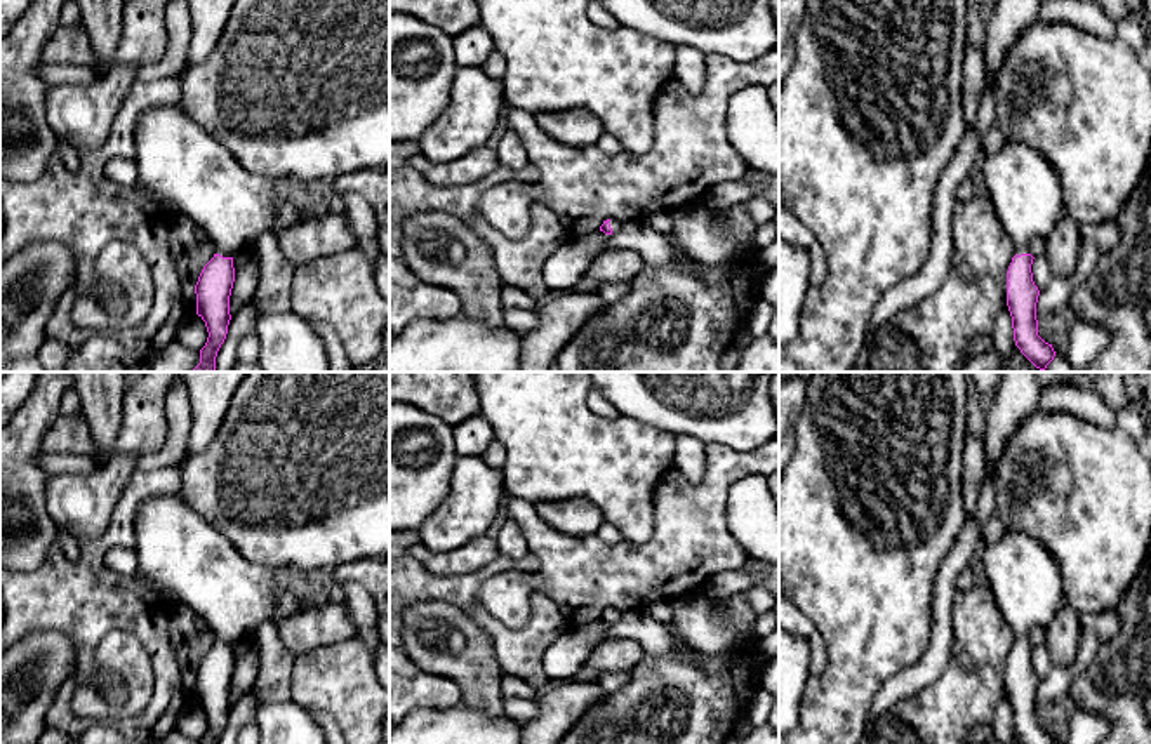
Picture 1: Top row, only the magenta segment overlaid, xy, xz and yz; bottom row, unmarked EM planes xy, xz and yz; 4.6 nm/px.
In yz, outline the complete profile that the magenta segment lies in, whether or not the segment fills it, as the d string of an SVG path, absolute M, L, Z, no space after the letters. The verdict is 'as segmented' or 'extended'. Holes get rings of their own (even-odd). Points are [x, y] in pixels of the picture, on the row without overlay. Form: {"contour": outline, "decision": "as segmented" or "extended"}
{"contour": "M1005 530L998 542L986 544L982 567L1000 614L1015 634L1007 661L1007 695L1015 735L1022 744L1055 744L1052 734L1038 725L1040 680L1033 671L1029 631L1035 626L1047 628L1068 601L1061 572L1036 539L1012 530Z", "decision": "extended"}

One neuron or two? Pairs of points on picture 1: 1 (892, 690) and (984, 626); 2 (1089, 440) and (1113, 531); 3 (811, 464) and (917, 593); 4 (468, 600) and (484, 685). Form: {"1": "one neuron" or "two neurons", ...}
{"1": "two neurons", "2": "one neuron", "3": "one neuron", "4": "two neurons"}

